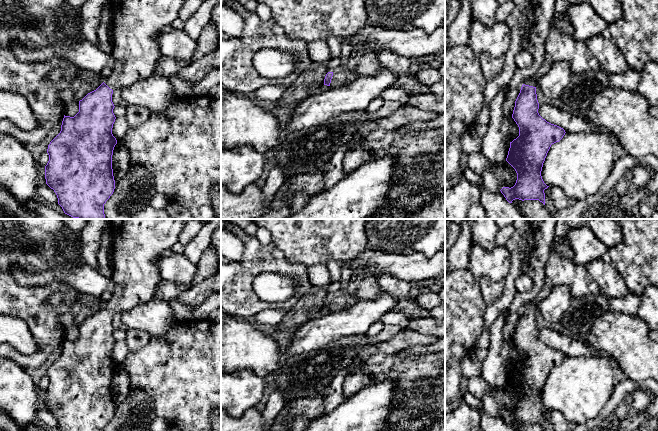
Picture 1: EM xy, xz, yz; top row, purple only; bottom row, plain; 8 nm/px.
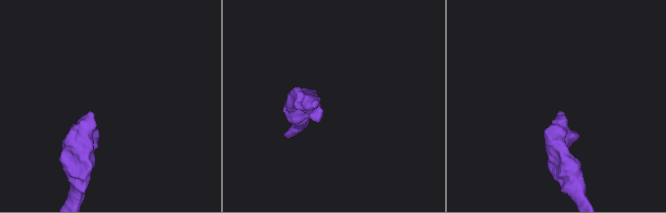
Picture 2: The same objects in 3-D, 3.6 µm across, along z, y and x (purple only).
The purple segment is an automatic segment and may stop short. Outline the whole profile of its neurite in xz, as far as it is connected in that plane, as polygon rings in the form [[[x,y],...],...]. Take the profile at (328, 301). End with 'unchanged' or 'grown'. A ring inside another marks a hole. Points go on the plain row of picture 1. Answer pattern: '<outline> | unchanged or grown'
[[[343,291],[335,296],[328,296],[324,303],[324,309],[331,312],[341,312],[355,305],[359,299],[356,294],[351,295]]] | grown

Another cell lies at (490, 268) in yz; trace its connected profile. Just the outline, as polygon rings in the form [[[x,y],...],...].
[[[471,245],[468,269],[480,286],[487,306],[502,297],[510,268],[510,251],[505,245],[496,245],[491,251],[486,251],[480,245]]]

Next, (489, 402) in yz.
[[[493,387],[493,391],[481,399],[485,412],[494,417],[500,416],[500,409],[496,401],[496,390],[497,388]]]

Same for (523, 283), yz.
[[[526,273],[520,274],[515,280],[515,290],[519,293],[527,293],[533,288],[533,280]]]

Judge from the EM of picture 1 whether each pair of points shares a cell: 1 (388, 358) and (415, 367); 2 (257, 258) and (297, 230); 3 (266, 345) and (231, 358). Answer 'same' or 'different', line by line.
1: same
2: different
3: same

